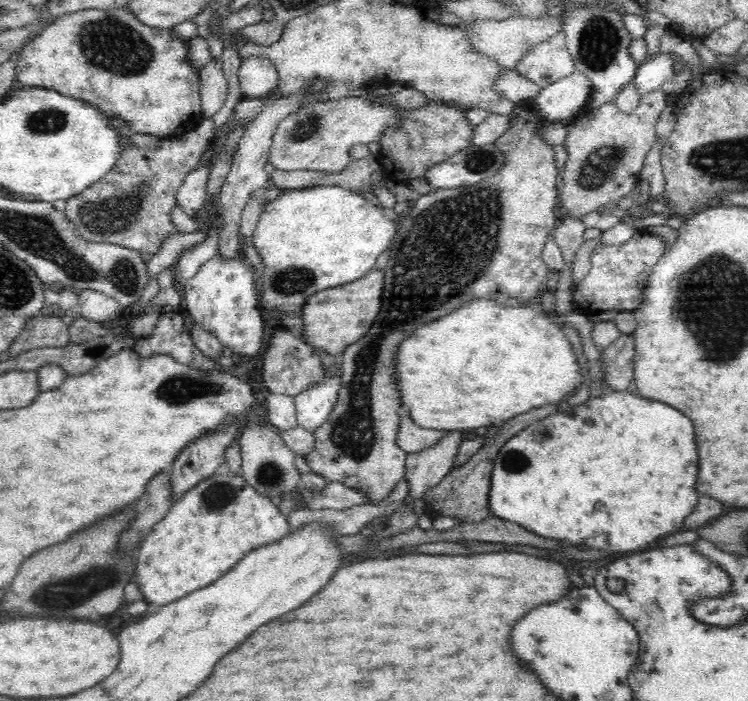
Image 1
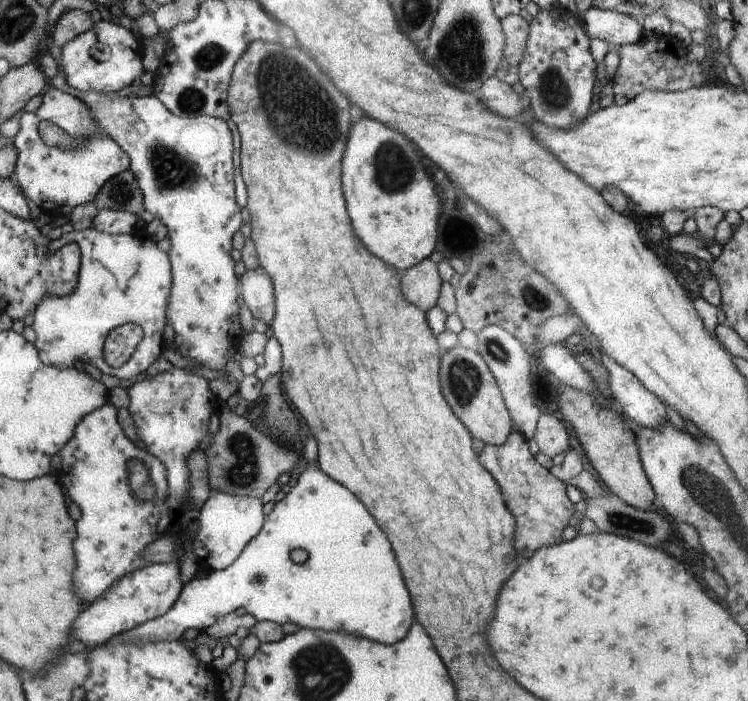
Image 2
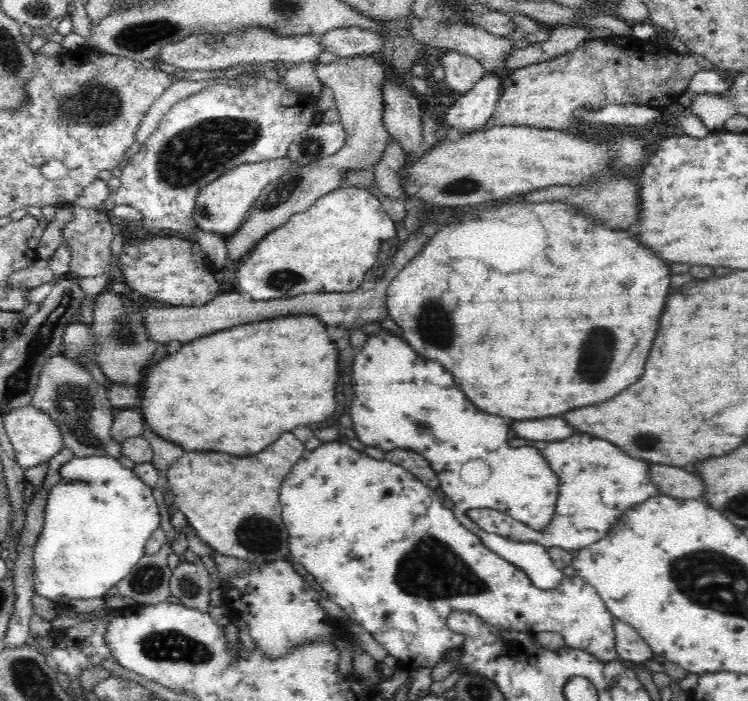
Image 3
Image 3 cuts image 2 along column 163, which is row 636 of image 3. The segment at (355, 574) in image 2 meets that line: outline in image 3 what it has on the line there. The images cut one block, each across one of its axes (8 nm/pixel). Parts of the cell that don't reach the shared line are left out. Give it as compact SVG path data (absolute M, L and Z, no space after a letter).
M615 617L614 629L616 652L622 662L631 661L643 664L655 658L656 655L650 645L638 635L638 632L632 626Z

